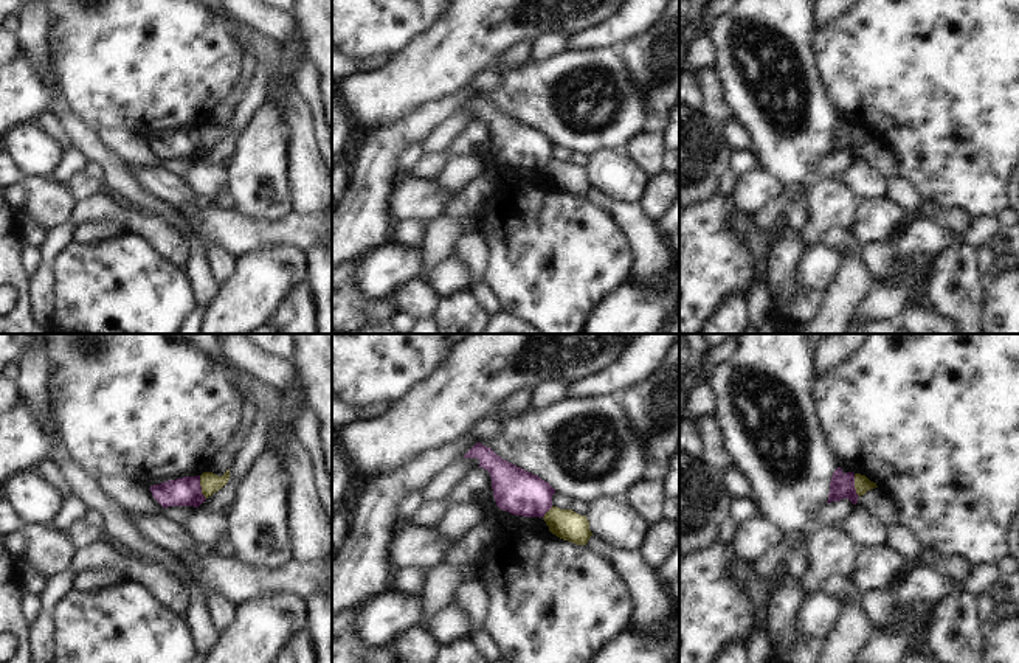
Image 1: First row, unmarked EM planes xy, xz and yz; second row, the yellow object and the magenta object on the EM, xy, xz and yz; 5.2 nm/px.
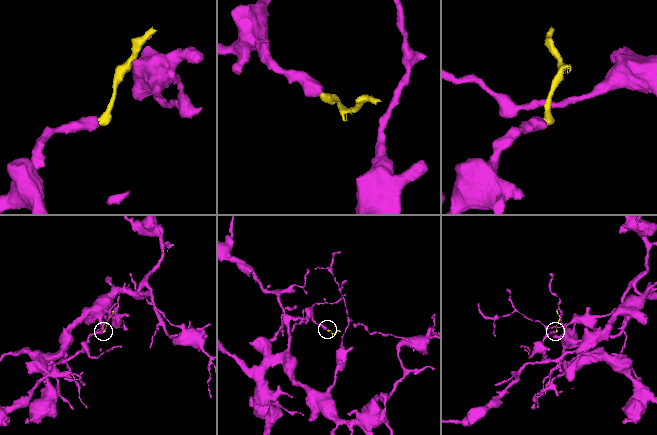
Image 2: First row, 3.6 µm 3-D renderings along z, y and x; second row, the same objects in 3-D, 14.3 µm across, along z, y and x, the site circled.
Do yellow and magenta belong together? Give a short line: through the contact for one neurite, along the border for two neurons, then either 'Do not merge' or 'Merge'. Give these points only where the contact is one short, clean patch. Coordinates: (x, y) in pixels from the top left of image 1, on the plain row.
Line: xy (199, 128), (199, 137), (205, 151). Do not merge

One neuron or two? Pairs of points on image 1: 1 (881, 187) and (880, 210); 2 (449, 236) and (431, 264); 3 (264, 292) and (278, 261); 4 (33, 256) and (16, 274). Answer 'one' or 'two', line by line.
1: two
2: one
3: one
4: two

